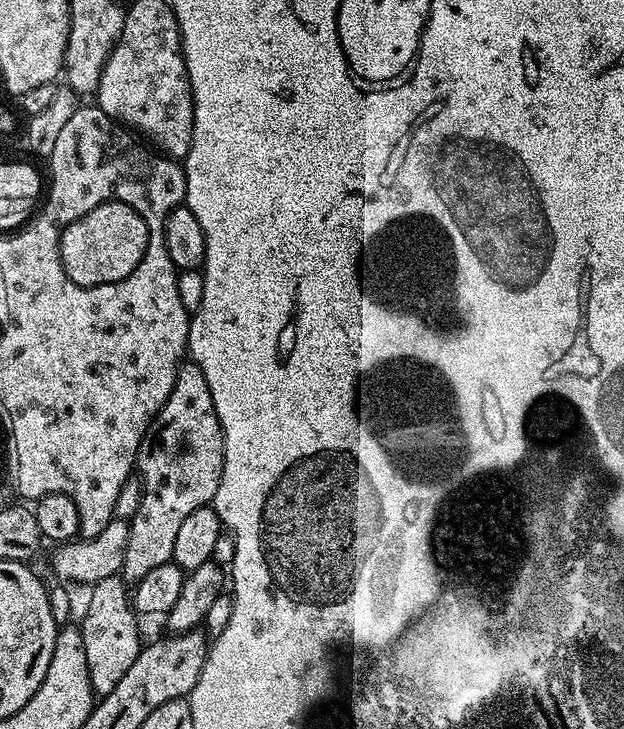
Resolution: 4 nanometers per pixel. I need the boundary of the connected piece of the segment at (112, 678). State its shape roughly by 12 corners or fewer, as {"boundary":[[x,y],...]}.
{"boundary":[[124,578],[89,589],[80,621],[89,680],[114,690],[142,647]]}

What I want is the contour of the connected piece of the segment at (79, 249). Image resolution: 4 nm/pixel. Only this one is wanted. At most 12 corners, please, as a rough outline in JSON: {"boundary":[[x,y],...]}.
{"boundary":[[122,200],[89,207],[60,233],[75,285],[125,280],[149,227]]}

